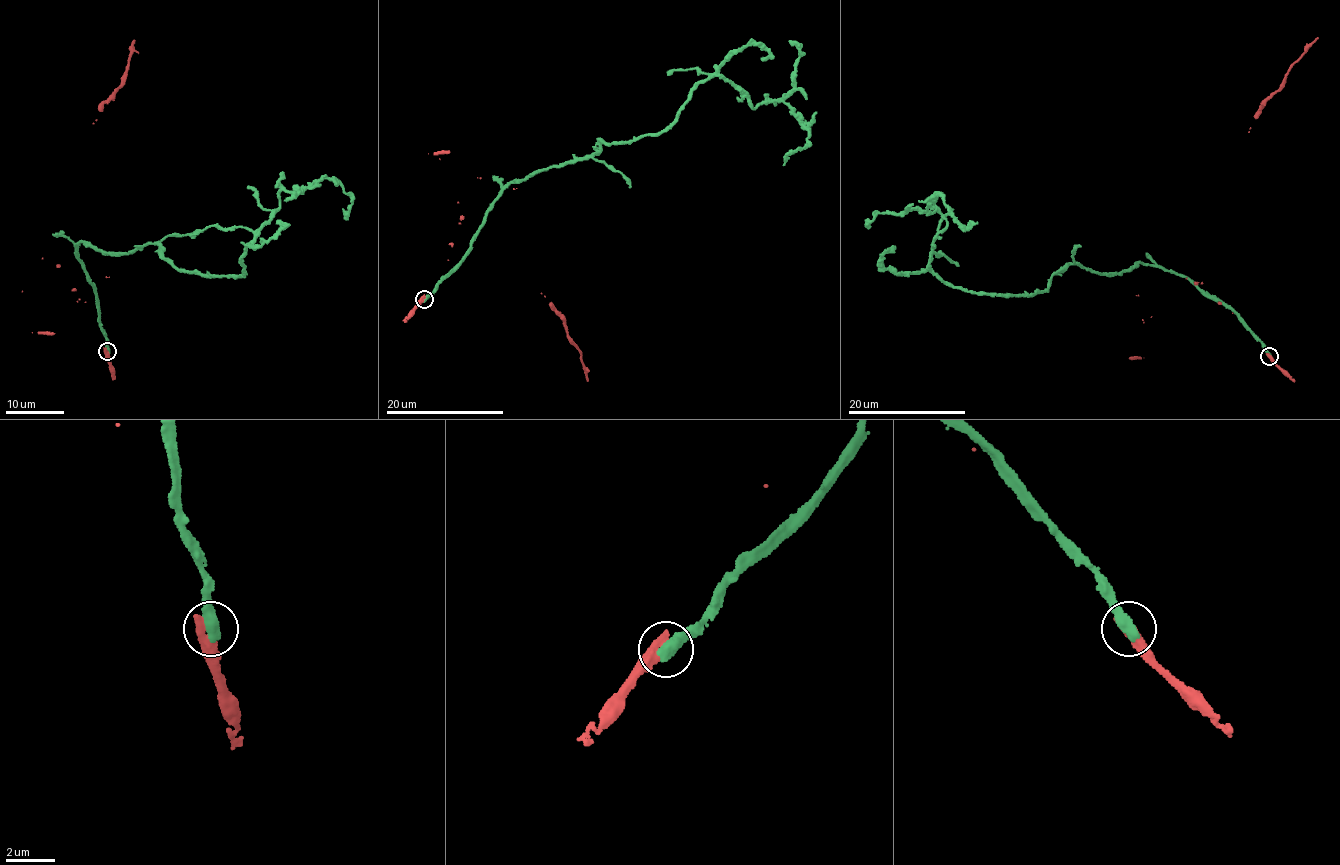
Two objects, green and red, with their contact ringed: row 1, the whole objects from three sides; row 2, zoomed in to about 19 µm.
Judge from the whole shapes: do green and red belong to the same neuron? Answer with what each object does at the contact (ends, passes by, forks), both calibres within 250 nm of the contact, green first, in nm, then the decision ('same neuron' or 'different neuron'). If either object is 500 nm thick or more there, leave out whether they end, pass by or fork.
calibres 500 and 440 nm; different neuron

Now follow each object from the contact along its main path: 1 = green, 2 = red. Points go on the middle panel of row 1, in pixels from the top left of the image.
1: (423, 298), (511, 183), (600, 140), (667, 130), (713, 76), (798, 118), (808, 137), (784, 165)
2: (423, 298), (424, 294), (541, 293), (480, 179), (449, 153), (433, 154)

